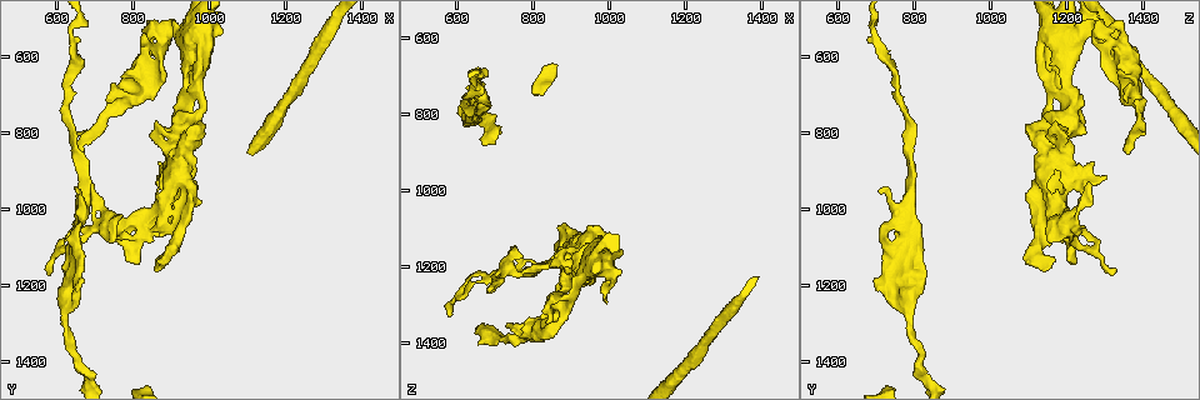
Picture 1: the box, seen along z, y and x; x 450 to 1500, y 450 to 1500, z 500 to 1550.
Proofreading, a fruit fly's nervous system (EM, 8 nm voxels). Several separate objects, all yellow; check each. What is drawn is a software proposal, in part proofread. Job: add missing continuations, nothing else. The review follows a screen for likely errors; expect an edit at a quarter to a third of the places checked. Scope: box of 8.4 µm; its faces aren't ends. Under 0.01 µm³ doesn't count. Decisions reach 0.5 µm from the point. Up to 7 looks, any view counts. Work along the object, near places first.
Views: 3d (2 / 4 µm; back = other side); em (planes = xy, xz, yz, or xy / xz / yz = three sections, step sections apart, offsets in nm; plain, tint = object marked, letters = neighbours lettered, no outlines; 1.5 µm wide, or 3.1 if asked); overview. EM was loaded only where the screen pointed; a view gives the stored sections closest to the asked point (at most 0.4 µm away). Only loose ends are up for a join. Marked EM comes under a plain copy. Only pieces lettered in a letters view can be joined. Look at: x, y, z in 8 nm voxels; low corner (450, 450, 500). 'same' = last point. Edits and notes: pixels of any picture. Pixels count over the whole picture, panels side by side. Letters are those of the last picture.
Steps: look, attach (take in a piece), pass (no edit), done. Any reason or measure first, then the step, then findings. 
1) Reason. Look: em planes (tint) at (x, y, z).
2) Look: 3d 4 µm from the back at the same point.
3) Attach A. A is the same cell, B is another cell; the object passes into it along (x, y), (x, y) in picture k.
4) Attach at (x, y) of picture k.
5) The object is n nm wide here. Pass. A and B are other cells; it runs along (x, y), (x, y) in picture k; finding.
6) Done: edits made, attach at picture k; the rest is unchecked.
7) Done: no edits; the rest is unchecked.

Free end. Look: em xy step 4 (letters) at (865, 1165, 1150).

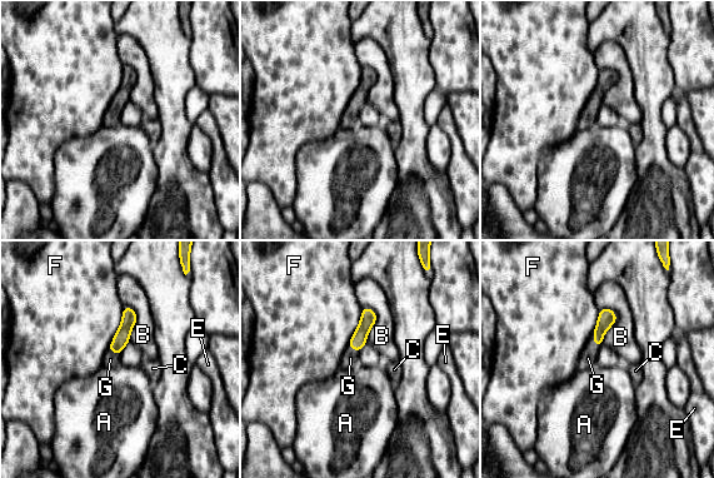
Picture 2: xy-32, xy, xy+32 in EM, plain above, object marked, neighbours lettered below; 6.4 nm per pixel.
The longest contact is with F, 320 nm. Attach G. G is the same cell, A, B, C, E and F are other cells; the object passes into it along (607, 318), (593, 340), (588, 358) in picture 2; the neuron continues.

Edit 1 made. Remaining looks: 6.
Look: overview.

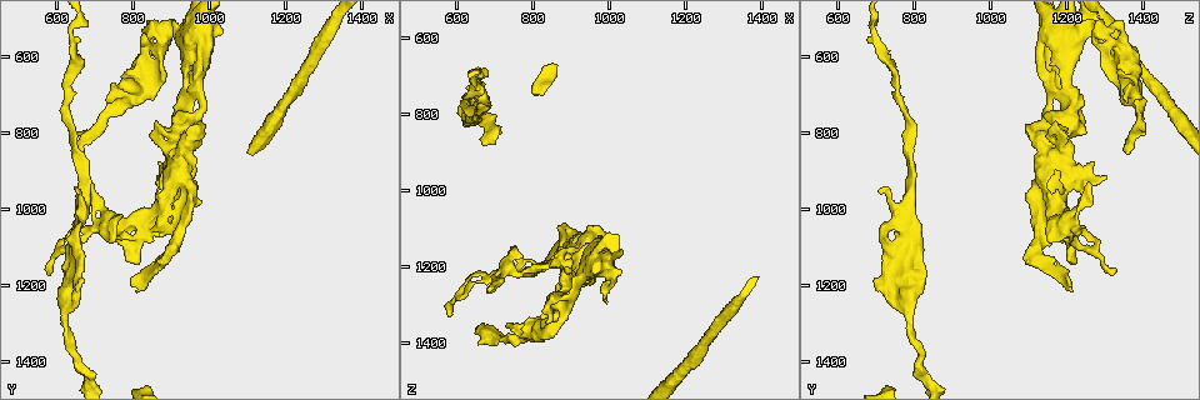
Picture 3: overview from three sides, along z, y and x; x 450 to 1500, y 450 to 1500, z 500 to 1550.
Look: em planes (letters) at (585, 1160, 1325).

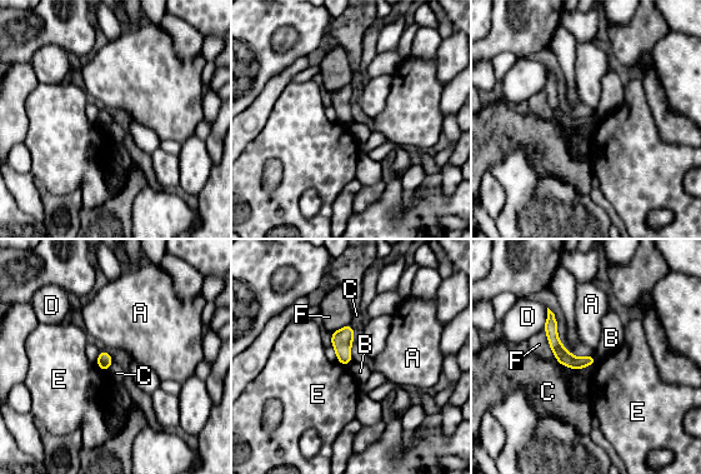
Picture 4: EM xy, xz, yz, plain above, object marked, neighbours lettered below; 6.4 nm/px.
The longest contact is with C, 260 nm. Pass. A, B, C, D, E and F are other cells; a border runs along (594, 353), (596, 362) in picture 4; no lettered piece goes on from it.

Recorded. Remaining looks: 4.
Thin end. Look: em xy step 8 (letters) at (645, 860, 1365).

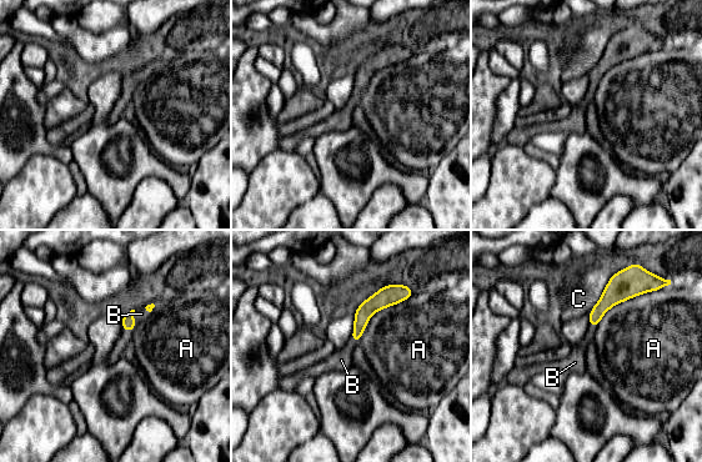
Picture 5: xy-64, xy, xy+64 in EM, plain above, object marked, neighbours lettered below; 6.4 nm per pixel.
Cut it another way. Look: em planes (letters) at the same point.

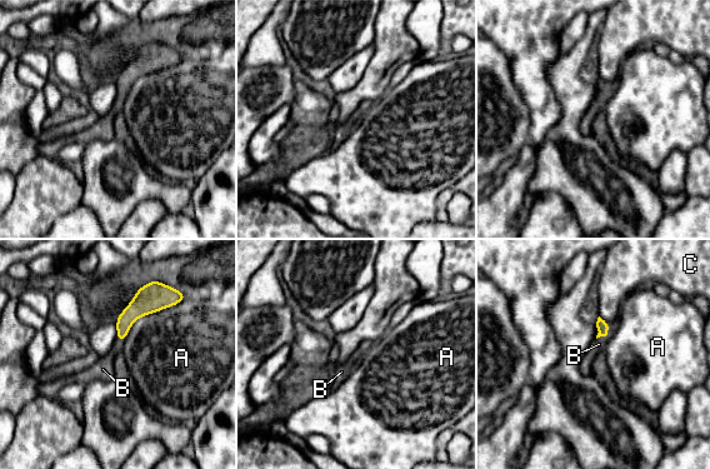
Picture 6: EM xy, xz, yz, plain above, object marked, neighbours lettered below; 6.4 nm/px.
Attach B. B is the same cell, A and C are other cells; the neuron continues.

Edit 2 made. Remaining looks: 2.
Done: edits made, attach at picture 2, attach at picture 6; the rest is unchecked.

